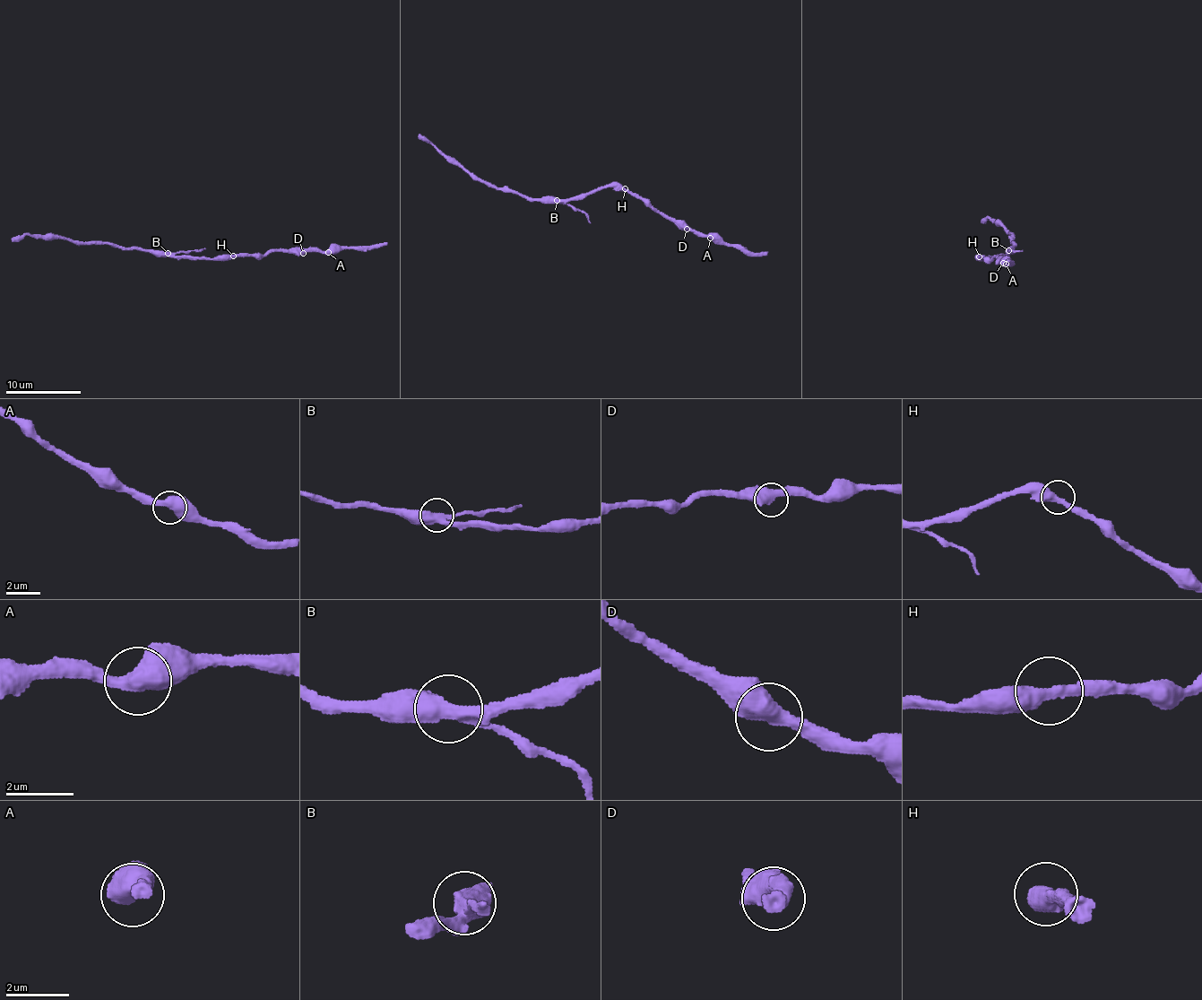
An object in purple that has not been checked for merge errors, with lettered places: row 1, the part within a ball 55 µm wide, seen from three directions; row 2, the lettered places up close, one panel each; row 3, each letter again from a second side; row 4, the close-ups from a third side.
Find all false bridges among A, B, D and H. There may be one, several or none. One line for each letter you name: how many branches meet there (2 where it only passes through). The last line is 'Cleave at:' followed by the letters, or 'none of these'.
B: 3
Cleave at: B

